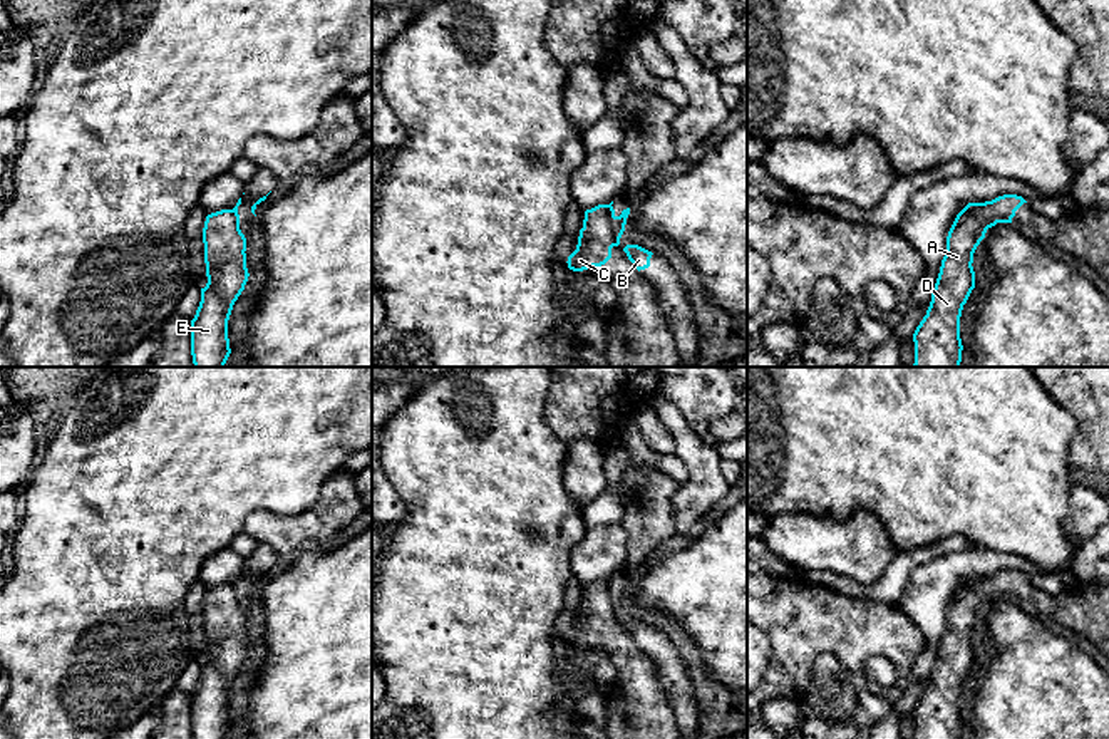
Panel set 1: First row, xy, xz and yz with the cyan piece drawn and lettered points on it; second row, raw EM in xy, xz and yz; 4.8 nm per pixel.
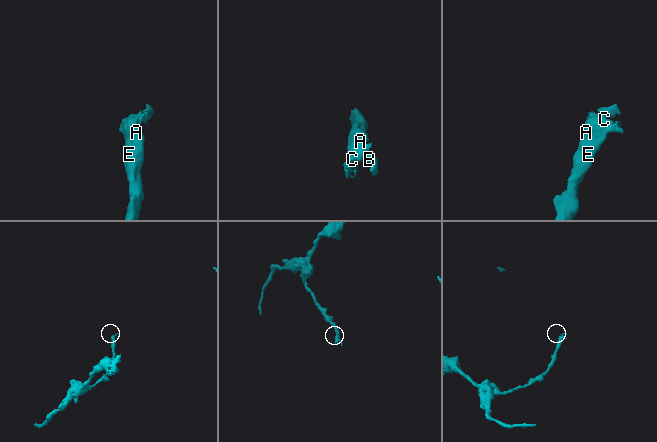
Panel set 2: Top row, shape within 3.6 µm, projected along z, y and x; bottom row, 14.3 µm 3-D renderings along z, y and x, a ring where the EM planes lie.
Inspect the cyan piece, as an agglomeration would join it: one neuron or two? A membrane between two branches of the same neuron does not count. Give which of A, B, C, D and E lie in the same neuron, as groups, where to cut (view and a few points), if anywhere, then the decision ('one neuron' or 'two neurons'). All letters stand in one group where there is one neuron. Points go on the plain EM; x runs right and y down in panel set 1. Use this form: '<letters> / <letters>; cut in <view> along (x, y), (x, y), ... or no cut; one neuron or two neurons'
A C D E / B; cut in xz along (607, 580), (607, 595), (618, 619); two neurons

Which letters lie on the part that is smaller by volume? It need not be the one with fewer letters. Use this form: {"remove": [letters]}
{"remove": ["B"]}

